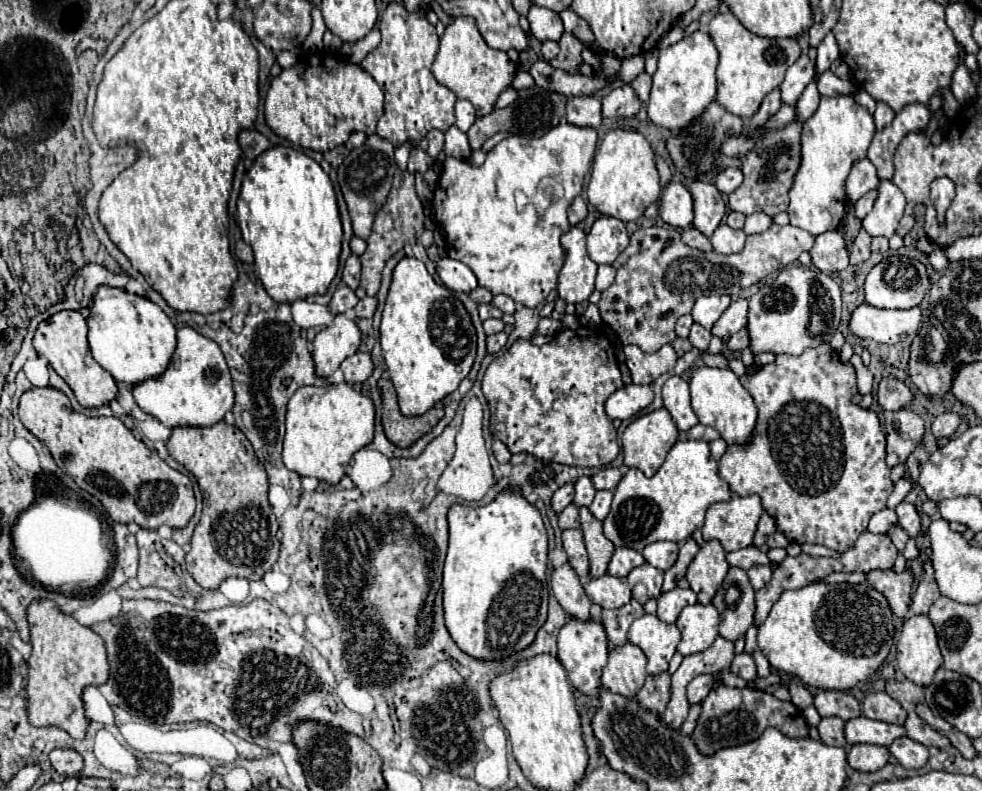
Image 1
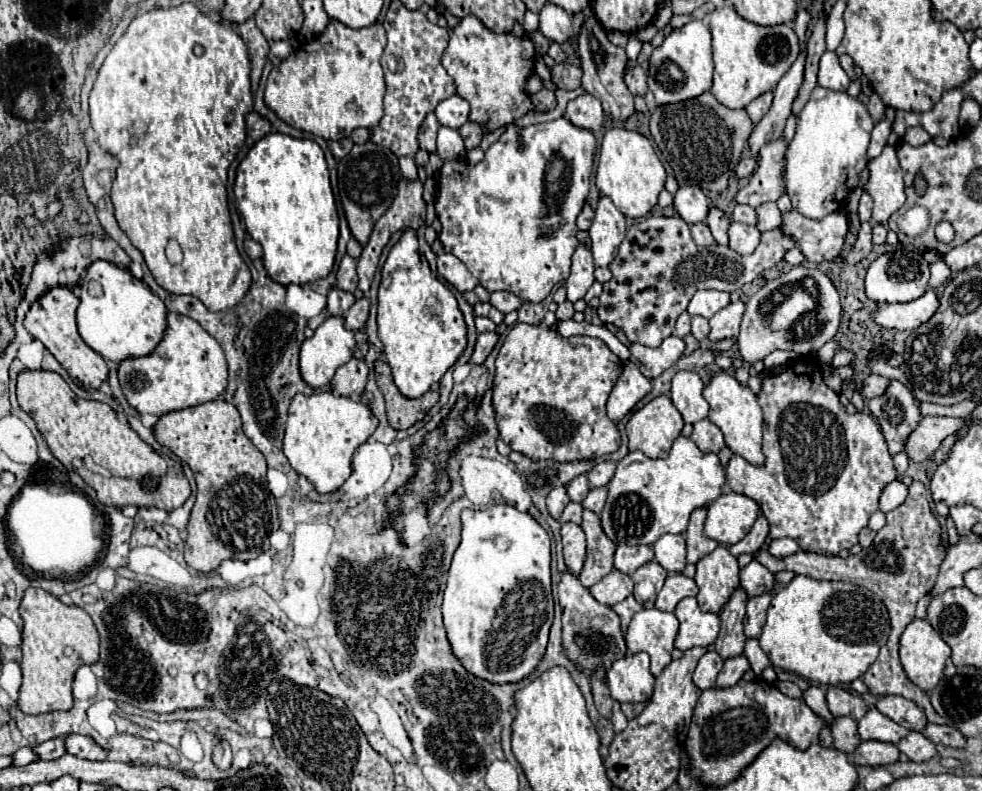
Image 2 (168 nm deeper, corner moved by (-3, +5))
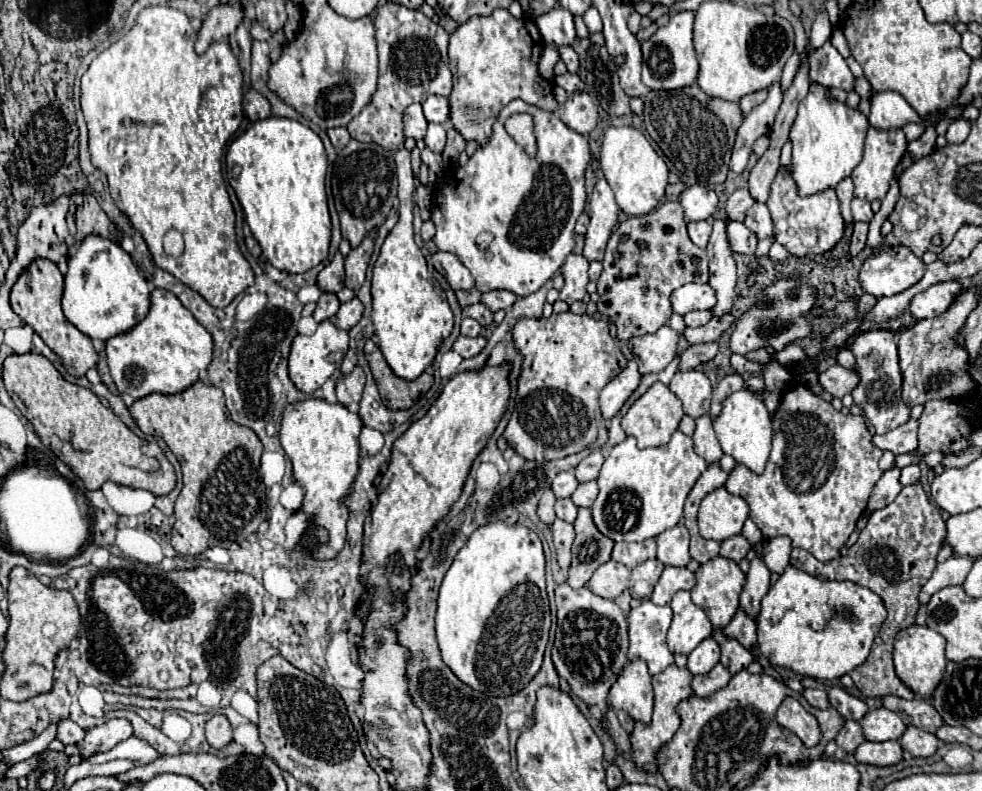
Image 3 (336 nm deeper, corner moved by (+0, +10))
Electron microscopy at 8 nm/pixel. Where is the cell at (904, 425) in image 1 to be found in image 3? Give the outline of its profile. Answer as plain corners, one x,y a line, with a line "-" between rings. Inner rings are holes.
890,330
860,332
850,342
850,350
856,358
856,374
860,378
860,384
852,392
854,404
864,410
864,414
868,416
876,434
890,432
896,426
904,424
910,416
910,408
900,398
902,376
900,376
900,366
898,366
898,348
896,348
894,332
890,332

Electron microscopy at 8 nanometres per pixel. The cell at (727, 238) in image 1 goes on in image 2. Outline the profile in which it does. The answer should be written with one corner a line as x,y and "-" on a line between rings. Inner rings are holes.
731,223
729,227
729,247
741,255
749,255
759,245
761,233
753,225

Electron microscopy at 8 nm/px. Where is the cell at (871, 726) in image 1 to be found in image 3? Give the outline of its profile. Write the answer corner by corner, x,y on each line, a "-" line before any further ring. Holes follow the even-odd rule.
874,708
870,710
860,726
864,728
864,736
866,740
870,742
888,742
888,740
898,740
904,730
906,730
906,724
902,722
902,718
888,710
888,708

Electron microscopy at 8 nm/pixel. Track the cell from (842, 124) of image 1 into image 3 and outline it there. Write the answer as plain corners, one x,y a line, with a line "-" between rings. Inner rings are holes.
812,84
808,96
800,102
798,118
790,130
790,140
794,144
794,180
798,184
800,196
810,196
814,192
826,190
830,186
836,186
842,178
850,176
862,160
866,132
868,118
864,114
850,110
844,102
832,100
824,86

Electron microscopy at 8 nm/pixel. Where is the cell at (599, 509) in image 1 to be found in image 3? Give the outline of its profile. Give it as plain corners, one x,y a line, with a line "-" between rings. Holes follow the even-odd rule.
592,480
592,482
584,482
576,488
576,492
572,494
572,502
578,508
590,508
594,504
596,496
598,496
598,484

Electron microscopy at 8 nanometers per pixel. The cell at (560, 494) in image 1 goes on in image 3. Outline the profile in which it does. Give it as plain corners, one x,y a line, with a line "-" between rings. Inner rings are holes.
548,488
548,490
542,494
540,504
538,504
538,518
540,518
544,524
548,524
548,526
556,520
556,514
554,514
554,502
556,502
556,498
554,498
552,490

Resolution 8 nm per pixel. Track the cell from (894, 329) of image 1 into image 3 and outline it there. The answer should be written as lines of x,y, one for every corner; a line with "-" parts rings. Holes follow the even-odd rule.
956,280
934,284
926,292
920,292
912,298
910,312
914,314
916,320
940,316
942,312
946,312
950,308
950,304
956,300
958,292
962,292
962,290
964,290
964,286

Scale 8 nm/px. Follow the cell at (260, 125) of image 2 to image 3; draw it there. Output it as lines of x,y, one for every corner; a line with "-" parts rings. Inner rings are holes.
250,88
244,94
244,112
248,114
248,118
252,122
262,120
262,118
270,116
270,102
260,92
254,92
254,88

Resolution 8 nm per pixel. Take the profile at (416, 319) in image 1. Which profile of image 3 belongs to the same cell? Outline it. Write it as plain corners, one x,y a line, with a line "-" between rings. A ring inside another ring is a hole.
398,150
394,154
398,174
398,200
400,220
386,236
380,256
374,264
372,276
372,322
374,334
378,336
378,348
396,376
404,380
418,378
426,366
432,364
436,350
444,338
452,332
454,318
446,302
446,294
440,284
432,278
426,268
426,260
414,242
412,234
412,192
414,176
410,168
410,152

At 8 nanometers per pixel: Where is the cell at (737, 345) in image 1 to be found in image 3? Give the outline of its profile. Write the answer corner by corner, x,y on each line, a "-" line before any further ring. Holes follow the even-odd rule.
708,342
708,344
698,344
698,346
690,346
682,356
680,356
680,364
678,370
686,372
692,370
698,364
704,364
708,360
712,360
718,352
718,344
716,342

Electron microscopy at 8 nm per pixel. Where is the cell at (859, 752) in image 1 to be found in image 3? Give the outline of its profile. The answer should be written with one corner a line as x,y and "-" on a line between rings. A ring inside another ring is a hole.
898,740
888,742
864,742
856,748
854,758
862,764
892,766
902,760
902,746

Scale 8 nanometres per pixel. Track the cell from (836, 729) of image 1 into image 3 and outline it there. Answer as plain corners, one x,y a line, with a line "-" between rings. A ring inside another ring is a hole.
856,720
844,722
842,730
840,730
838,736
836,736
836,744
838,744
844,752
848,752
848,754
854,754
854,750
856,750
864,740
866,740
866,738
864,738
864,732
862,732
862,726
860,726
860,722
856,722

